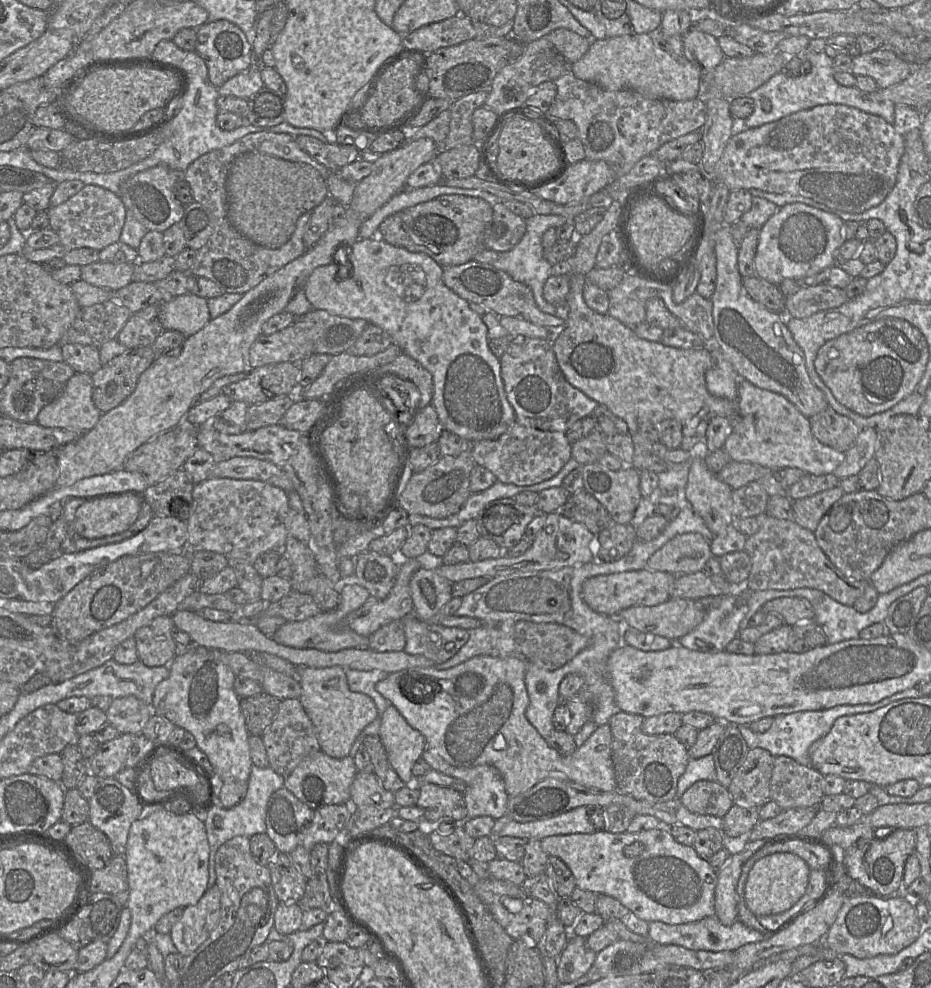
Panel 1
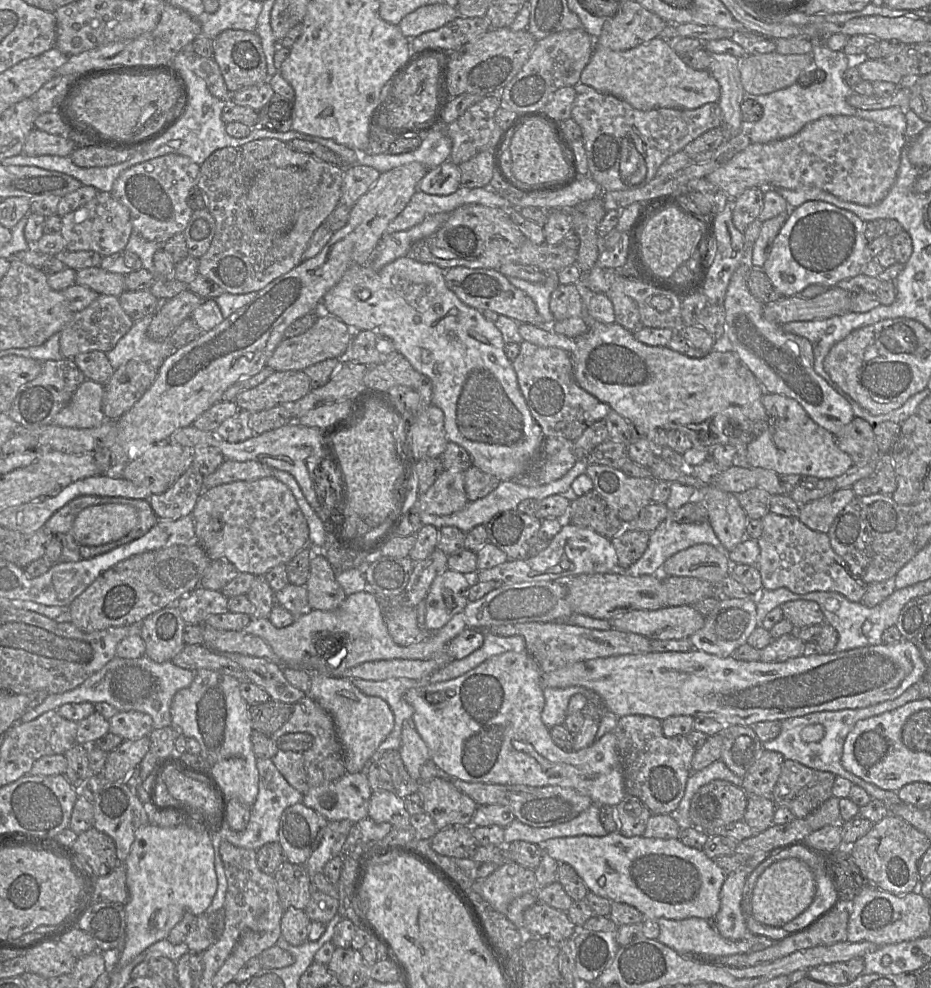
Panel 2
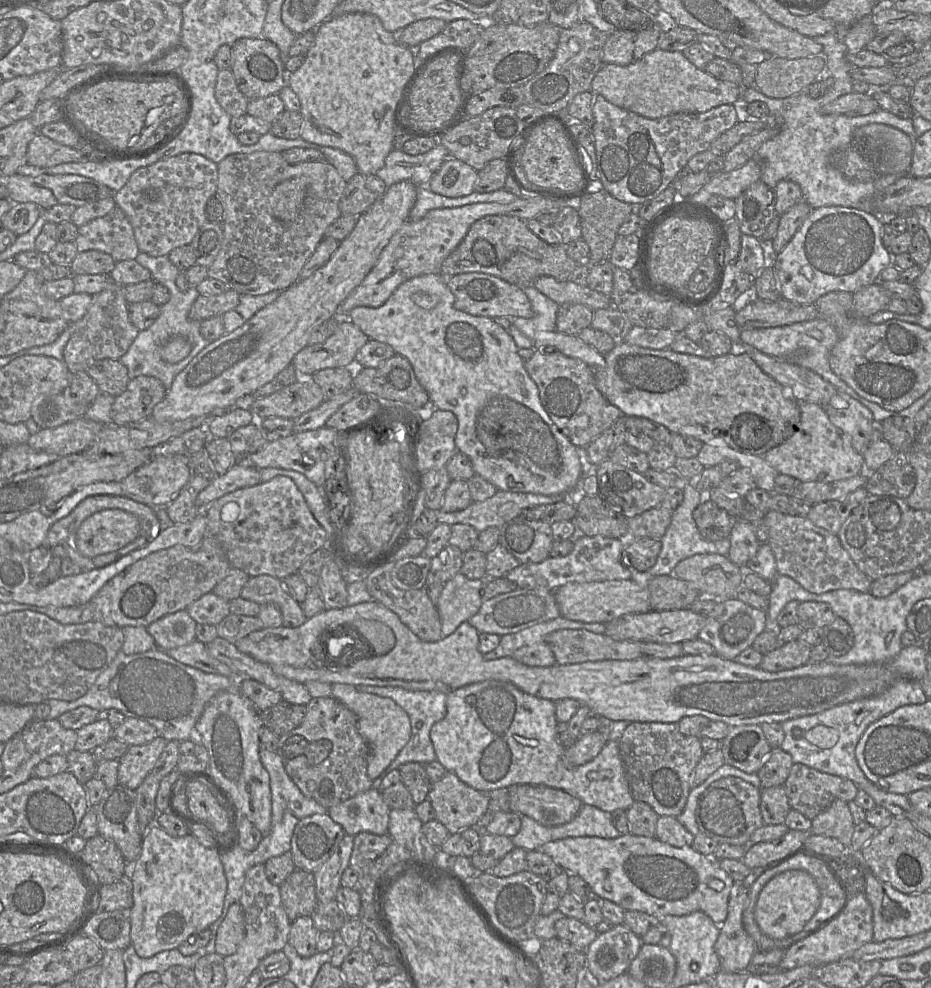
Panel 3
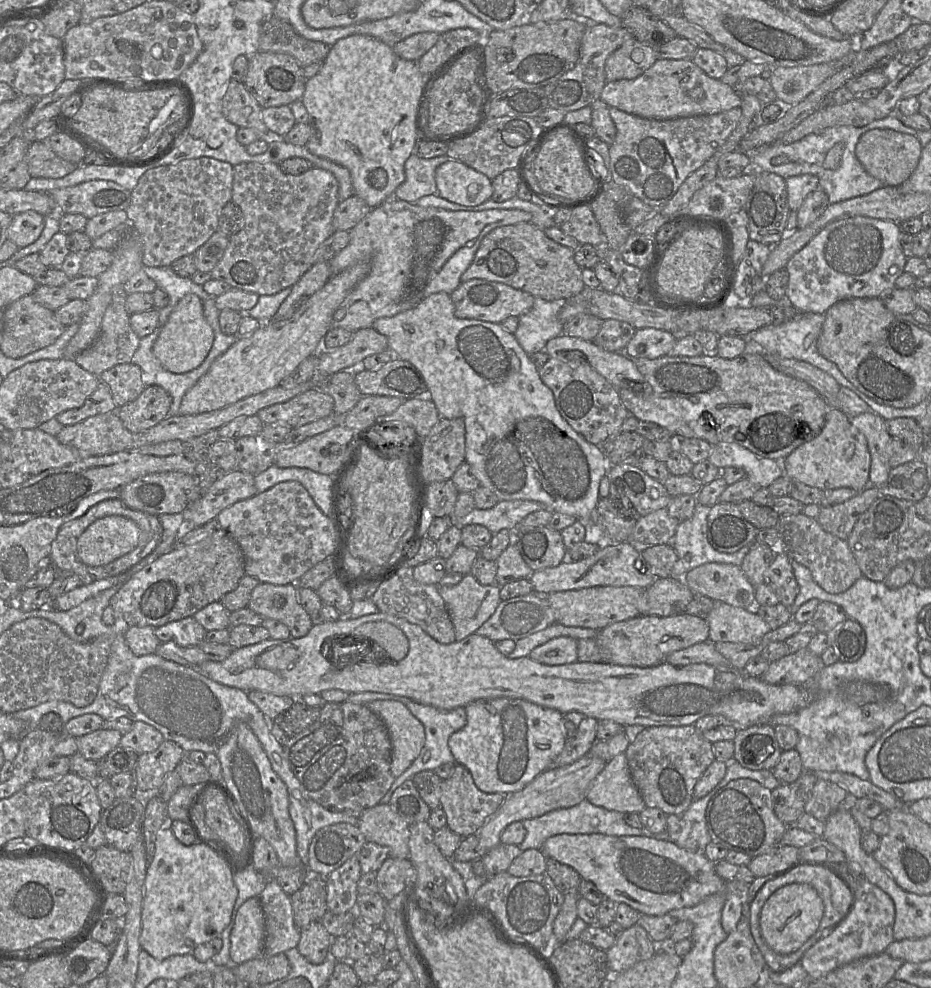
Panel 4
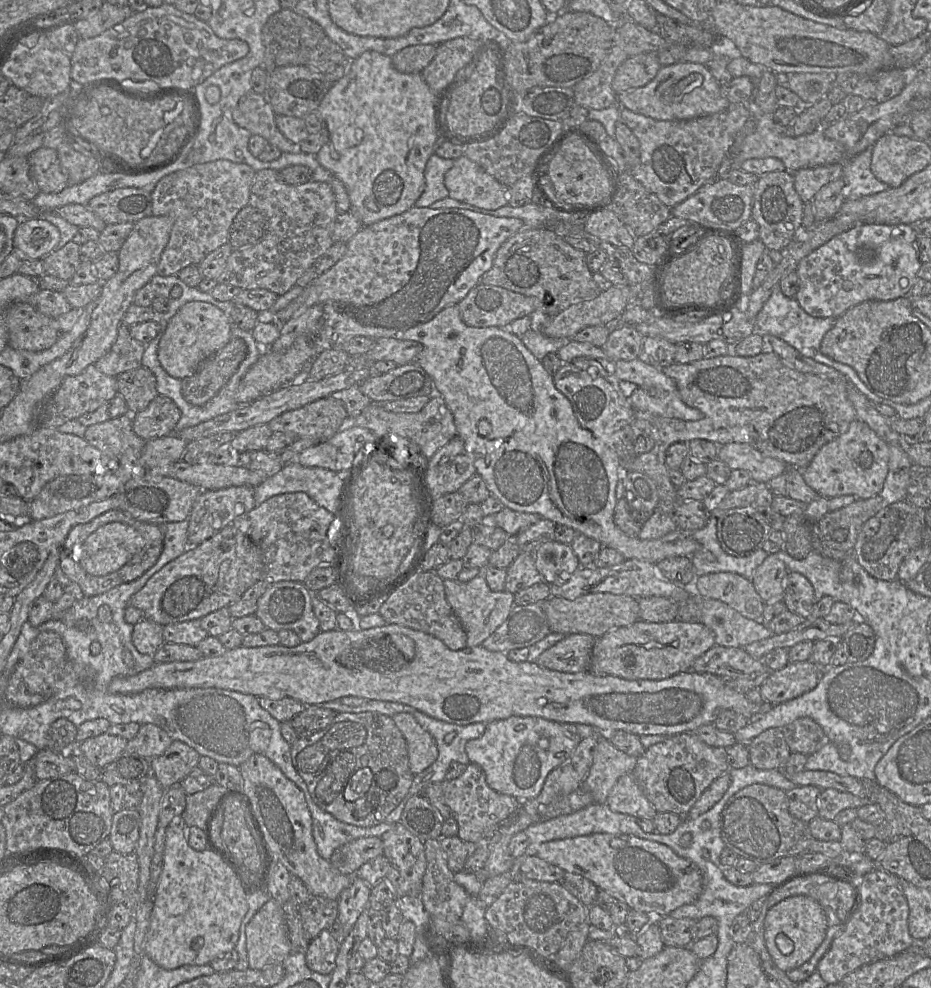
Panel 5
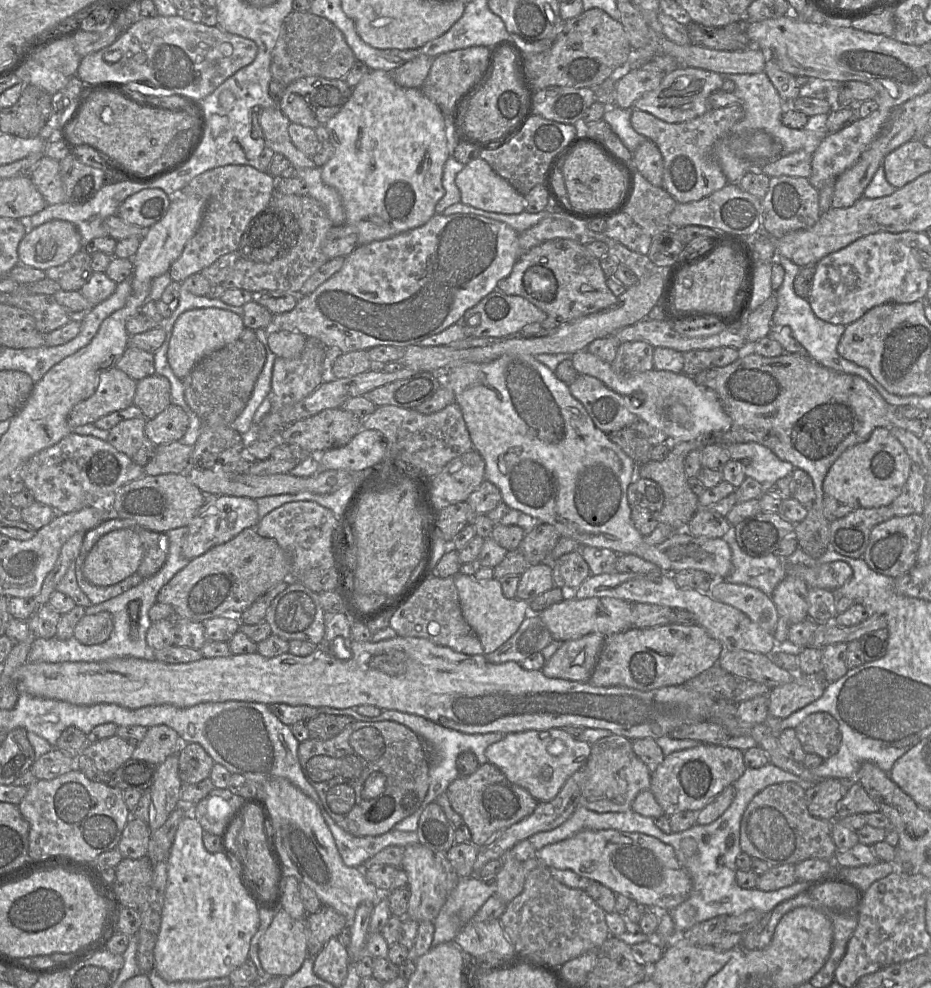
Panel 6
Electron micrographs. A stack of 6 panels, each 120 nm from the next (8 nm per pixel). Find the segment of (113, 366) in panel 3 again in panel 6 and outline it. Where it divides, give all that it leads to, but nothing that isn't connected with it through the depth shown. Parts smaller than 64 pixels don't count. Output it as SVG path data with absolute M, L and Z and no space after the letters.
M157 374L137 381L133 404L140 408L143 417L152 419L171 404L171 384Z

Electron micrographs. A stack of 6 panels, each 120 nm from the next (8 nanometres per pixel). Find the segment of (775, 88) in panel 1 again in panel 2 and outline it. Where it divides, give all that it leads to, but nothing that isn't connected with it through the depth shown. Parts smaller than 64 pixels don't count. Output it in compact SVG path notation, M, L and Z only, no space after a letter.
M824 38L811 41L813 41L813 50L811 52L813 63L826 73L825 80L810 86L794 83L789 87L765 95L745 93L747 99L758 102L763 108L763 115L758 121L746 123L744 126L744 132L749 136L752 143L767 143L793 136L808 123L823 116L835 115L855 116L874 121L891 127L901 134L905 134L907 122L904 108L894 106L884 109L866 110L849 105L847 98L853 94L853 89L845 82L844 74L848 66L852 64L852 58L843 51L834 51L828 48L824 44Z

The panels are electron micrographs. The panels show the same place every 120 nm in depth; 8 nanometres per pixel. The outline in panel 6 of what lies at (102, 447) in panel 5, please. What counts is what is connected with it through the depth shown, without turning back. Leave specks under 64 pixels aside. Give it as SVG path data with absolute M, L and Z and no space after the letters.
M144 417L122 420L108 431L107 439L116 450L141 467L150 462L156 450L145 434L146 421Z

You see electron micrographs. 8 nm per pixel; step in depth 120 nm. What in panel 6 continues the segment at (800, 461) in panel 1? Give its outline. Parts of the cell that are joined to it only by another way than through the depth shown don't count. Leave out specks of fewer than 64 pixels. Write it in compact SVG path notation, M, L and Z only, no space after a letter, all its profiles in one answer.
M876 428L867 441L848 448L831 465L823 491L853 509L889 506L902 493L911 467L912 461L899 440L889 429Z

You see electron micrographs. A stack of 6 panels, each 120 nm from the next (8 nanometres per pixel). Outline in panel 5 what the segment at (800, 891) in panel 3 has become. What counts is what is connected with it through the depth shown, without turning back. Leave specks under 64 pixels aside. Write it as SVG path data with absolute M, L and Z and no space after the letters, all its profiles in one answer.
M798 895L786 898L771 907L764 920L764 936L768 953L784 972L807 962L823 942L828 925L824 910L814 899Z

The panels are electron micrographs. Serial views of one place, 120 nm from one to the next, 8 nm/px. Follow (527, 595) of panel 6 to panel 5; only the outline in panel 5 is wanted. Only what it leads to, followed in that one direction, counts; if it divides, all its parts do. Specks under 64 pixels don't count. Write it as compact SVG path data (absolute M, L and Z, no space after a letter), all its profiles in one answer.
M522 551L506 569L506 574L505 590L512 594L543 581L531 553Z

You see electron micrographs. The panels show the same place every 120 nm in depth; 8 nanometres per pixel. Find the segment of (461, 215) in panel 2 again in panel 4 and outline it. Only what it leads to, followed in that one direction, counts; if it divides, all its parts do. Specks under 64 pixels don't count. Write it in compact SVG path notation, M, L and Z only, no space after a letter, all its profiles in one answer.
M531 222L500 226L486 234L461 281L475 278L501 282L553 302L566 301L585 288L574 251L548 238Z

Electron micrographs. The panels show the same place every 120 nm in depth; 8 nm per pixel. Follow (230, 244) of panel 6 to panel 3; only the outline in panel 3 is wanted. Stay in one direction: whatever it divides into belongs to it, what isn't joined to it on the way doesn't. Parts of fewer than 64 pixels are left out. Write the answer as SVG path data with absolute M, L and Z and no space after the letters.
M183 153L137 169L113 198L133 227L139 252L168 256L173 249L190 245L207 221L206 205L216 195L217 182L217 163L200 154Z

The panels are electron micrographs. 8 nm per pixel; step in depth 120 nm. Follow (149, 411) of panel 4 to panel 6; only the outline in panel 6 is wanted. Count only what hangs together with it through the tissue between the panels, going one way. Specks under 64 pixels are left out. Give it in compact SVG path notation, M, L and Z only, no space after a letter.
M171 403L156 417L147 419L145 434L157 447L181 441L188 426L189 418L185 411L180 406Z

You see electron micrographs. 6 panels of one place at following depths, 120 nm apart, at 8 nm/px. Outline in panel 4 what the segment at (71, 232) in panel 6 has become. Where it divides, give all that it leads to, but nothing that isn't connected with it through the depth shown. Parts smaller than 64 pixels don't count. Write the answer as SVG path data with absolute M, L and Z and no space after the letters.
M29 210L12 216L7 229L7 238L19 248L35 242L41 235L45 226L44 216Z

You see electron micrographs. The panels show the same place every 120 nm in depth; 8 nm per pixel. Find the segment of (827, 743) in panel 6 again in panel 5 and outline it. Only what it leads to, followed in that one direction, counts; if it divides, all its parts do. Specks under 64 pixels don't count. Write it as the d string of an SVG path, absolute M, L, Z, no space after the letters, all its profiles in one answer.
M809 717L794 720L783 726L782 731L790 751L806 756L817 752L828 742L820 725Z

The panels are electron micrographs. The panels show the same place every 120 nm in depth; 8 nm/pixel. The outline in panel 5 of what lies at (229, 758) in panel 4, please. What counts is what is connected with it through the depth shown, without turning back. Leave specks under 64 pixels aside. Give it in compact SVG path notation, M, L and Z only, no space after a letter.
M255 754L238 768L243 778L242 791L251 801L274 859L301 879L312 895L337 900L341 892L351 885L354 875L341 873L318 853L313 838L312 817L303 792L264 755Z

